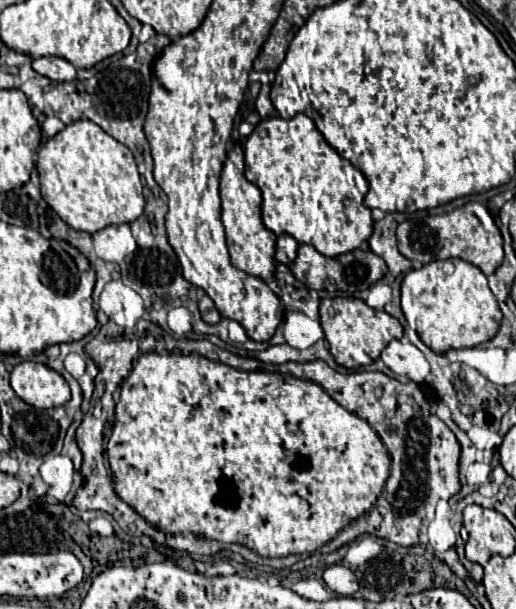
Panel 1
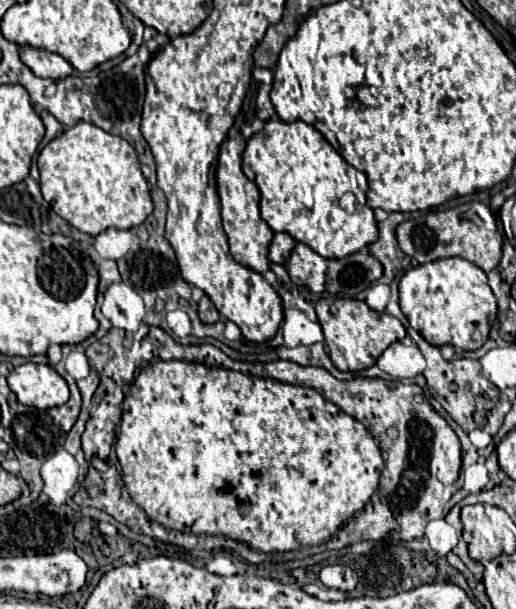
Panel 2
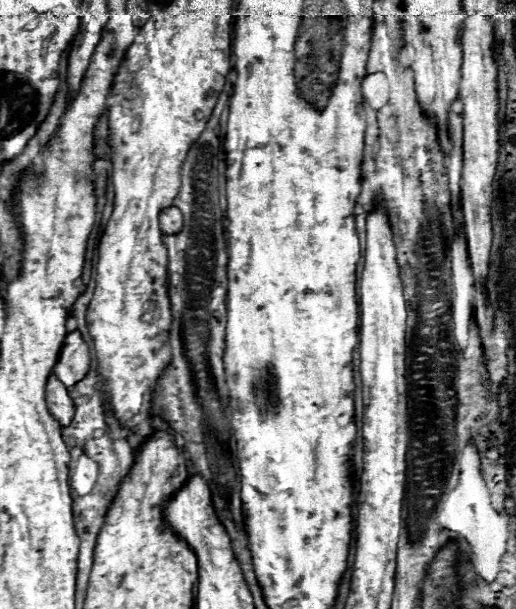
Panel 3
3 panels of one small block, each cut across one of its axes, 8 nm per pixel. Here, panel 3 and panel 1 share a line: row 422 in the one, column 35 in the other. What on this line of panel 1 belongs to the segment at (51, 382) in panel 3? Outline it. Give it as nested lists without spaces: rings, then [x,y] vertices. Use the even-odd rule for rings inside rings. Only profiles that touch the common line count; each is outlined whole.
[[[36,58],[32,62],[34,70],[38,70],[38,74],[54,80],[54,82],[72,82],[76,78],[76,68],[64,60],[64,58]]]

